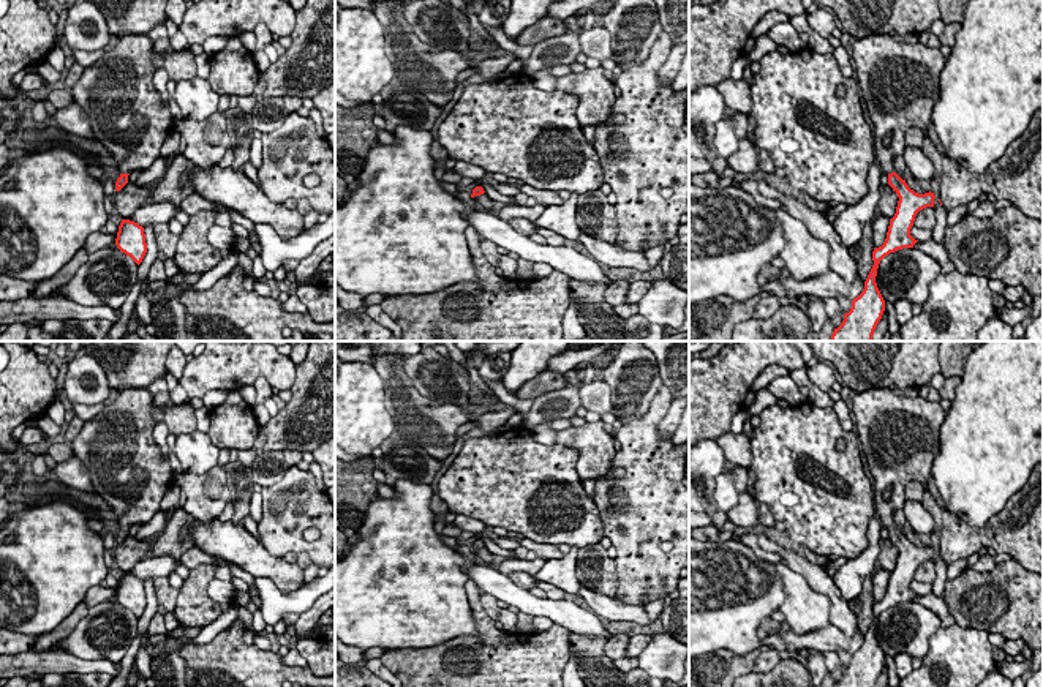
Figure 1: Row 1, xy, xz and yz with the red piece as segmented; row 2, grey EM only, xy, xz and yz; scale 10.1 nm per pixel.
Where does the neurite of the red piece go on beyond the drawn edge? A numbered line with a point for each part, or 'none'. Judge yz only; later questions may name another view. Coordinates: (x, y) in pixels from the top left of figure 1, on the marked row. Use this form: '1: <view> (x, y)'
1: yz (901, 82)

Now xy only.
1: xy (127, 114)

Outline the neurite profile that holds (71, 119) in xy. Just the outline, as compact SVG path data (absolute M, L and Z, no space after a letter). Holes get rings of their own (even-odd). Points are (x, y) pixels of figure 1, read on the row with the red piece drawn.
M76 101L57 109L52 117L66 133L79 137L95 139L88 117Z

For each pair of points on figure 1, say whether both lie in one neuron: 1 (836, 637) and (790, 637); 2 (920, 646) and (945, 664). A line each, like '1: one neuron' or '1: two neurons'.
1: one neuron
2: two neurons

